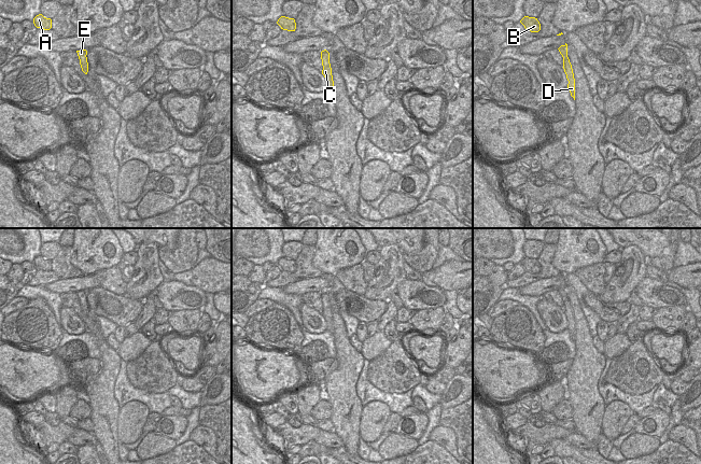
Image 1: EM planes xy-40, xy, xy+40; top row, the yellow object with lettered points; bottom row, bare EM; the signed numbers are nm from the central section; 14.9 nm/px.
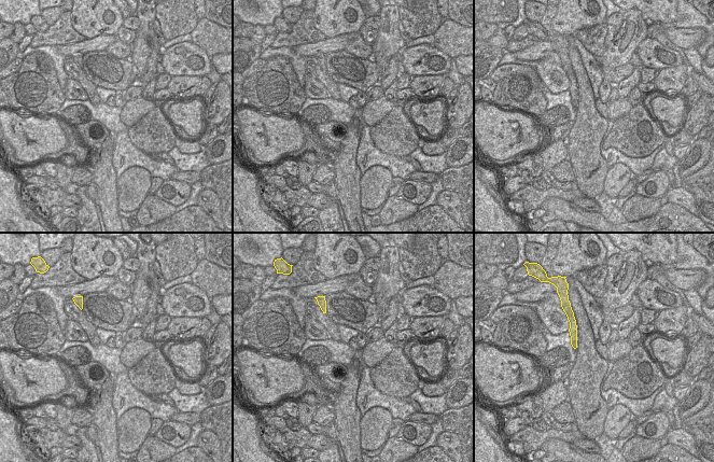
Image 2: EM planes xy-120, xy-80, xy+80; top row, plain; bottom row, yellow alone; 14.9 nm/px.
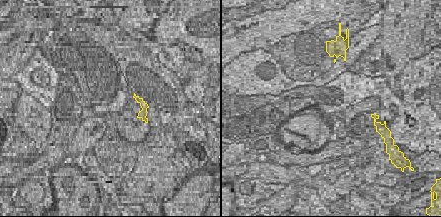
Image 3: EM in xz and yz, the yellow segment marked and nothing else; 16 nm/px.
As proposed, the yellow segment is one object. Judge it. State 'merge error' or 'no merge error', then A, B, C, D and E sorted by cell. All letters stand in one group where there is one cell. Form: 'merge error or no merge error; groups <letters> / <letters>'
merge error; groups A B / C D E

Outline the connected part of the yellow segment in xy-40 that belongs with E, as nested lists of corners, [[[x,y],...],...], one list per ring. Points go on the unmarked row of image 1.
[[[80,291],[80,292],[76,292],[78,294],[78,297],[79,297],[79,300],[80,300],[80,306],[81,306],[81,309],[82,309],[82,312],[87,315],[88,313],[88,304],[87,304],[87,292],[86,291]]]

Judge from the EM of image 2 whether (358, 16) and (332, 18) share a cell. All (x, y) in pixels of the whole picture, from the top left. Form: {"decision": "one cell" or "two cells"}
{"decision": "one cell"}

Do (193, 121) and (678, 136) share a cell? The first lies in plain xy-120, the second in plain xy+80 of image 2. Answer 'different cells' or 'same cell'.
different cells

